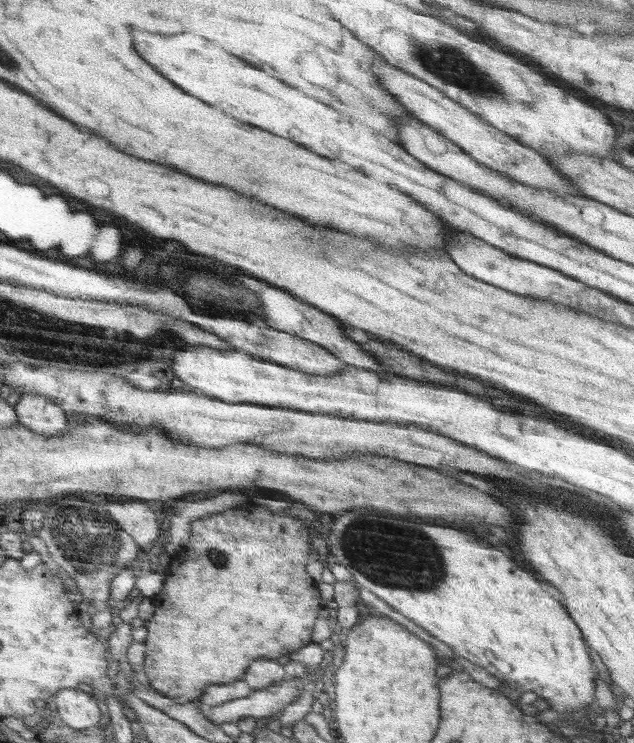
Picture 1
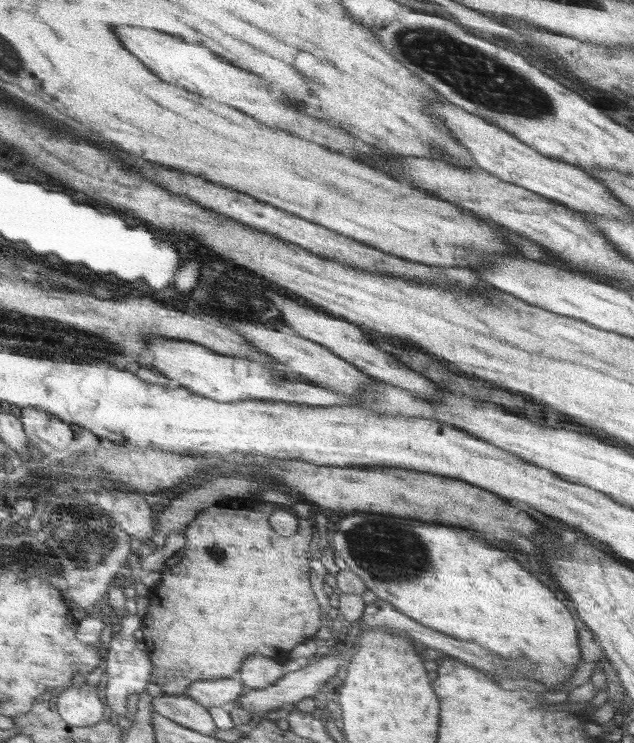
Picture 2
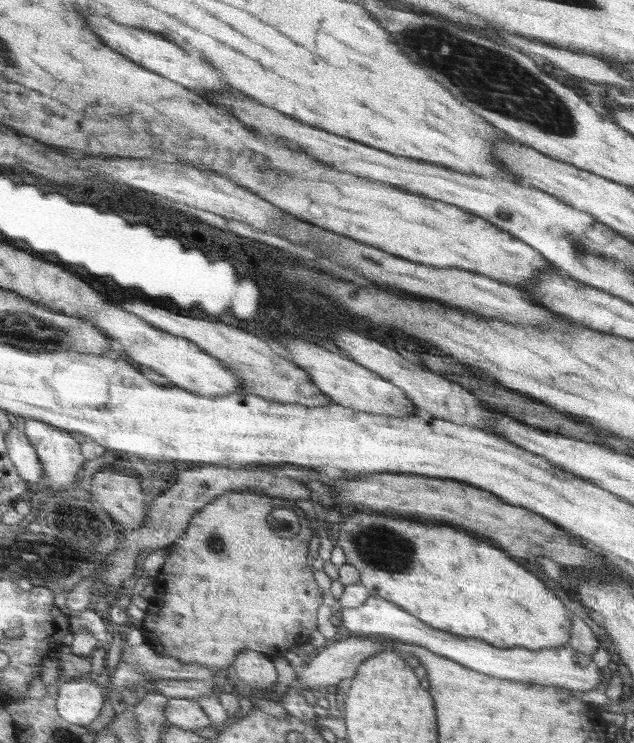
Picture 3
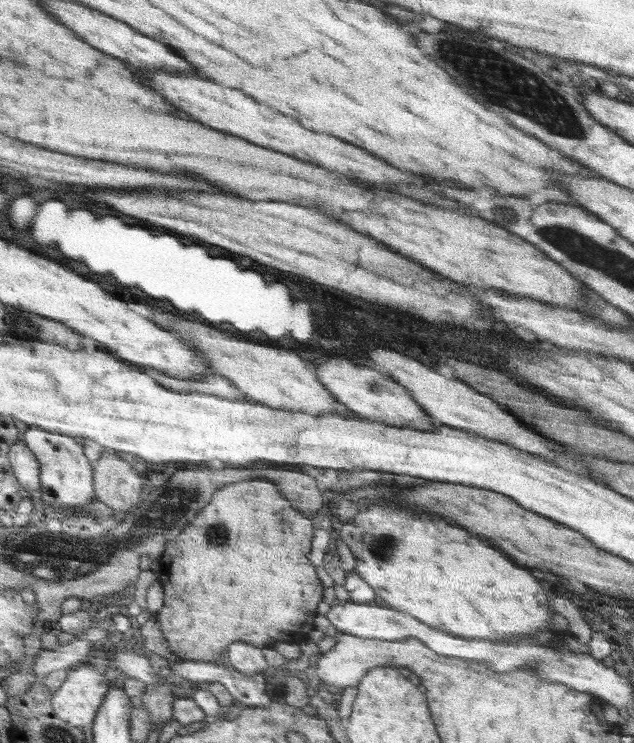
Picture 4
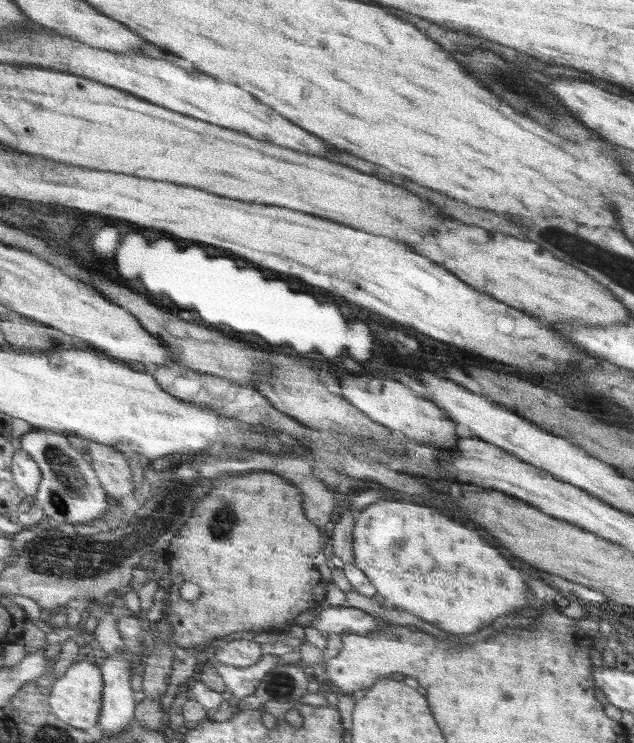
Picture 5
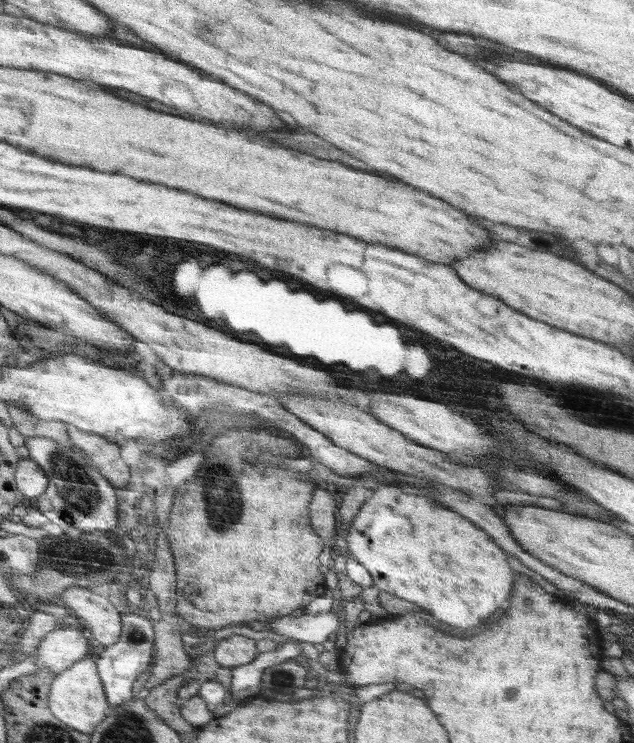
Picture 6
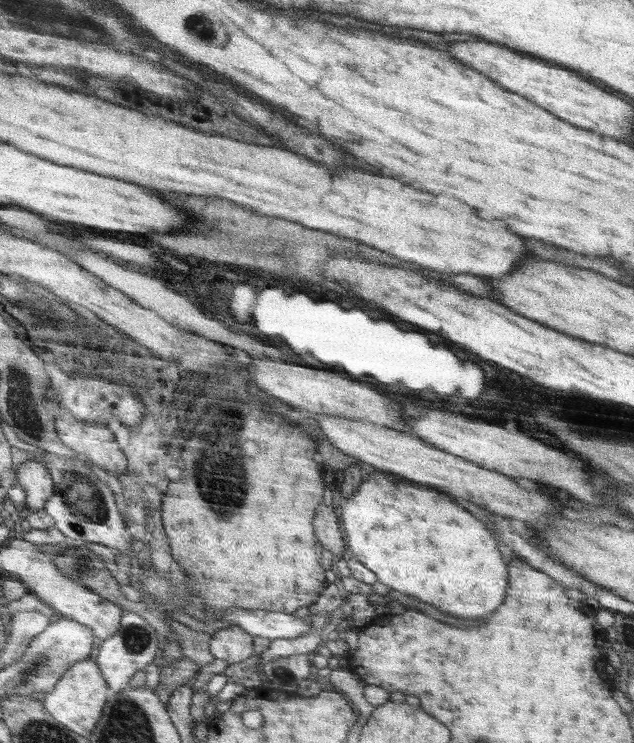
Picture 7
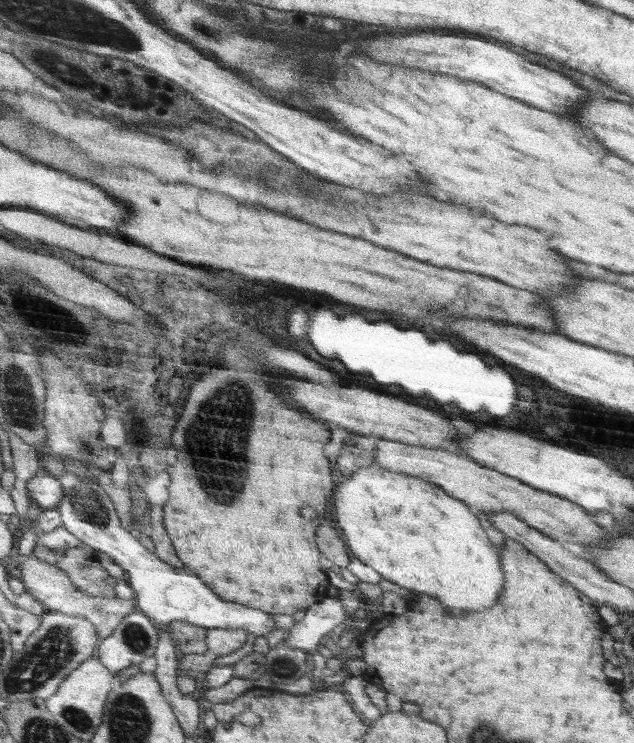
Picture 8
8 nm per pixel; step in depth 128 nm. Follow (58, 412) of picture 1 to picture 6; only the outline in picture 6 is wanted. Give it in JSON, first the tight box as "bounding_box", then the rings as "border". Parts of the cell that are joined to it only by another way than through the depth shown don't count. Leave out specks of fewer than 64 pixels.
{"bounding_box":[26,438,120,538],"border":[[[26,438],[32,460],[40,463],[50,480],[47,494],[38,498],[34,505],[44,511],[50,521],[65,530],[65,535],[80,538],[84,532],[108,535],[120,524],[118,517],[118,492],[107,476],[99,471],[85,452],[74,451],[53,438]]]}

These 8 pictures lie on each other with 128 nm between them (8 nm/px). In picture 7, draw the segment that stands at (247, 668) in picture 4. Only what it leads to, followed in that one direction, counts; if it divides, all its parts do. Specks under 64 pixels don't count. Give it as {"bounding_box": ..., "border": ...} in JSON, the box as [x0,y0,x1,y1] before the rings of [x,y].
{"bounding_box":[210,626,254,664],"border":[[[237,626],[218,631],[210,641],[214,657],[228,664],[251,659],[254,655],[253,636]]]}

